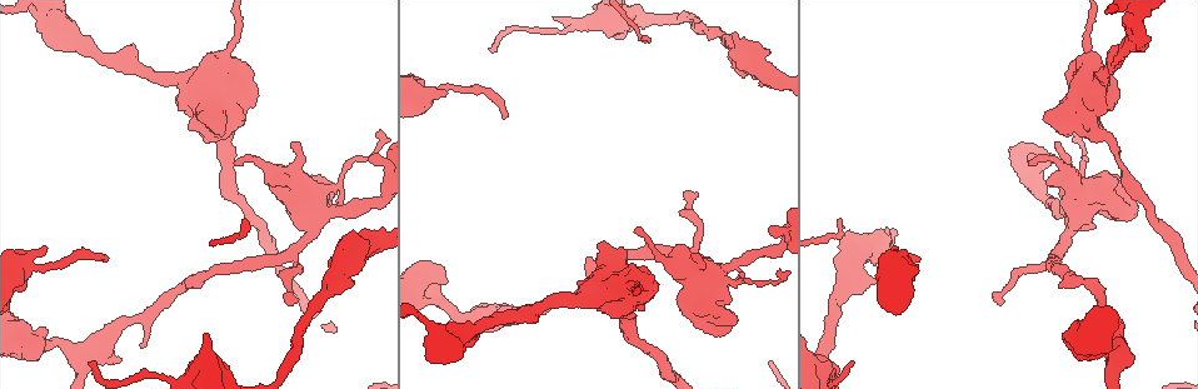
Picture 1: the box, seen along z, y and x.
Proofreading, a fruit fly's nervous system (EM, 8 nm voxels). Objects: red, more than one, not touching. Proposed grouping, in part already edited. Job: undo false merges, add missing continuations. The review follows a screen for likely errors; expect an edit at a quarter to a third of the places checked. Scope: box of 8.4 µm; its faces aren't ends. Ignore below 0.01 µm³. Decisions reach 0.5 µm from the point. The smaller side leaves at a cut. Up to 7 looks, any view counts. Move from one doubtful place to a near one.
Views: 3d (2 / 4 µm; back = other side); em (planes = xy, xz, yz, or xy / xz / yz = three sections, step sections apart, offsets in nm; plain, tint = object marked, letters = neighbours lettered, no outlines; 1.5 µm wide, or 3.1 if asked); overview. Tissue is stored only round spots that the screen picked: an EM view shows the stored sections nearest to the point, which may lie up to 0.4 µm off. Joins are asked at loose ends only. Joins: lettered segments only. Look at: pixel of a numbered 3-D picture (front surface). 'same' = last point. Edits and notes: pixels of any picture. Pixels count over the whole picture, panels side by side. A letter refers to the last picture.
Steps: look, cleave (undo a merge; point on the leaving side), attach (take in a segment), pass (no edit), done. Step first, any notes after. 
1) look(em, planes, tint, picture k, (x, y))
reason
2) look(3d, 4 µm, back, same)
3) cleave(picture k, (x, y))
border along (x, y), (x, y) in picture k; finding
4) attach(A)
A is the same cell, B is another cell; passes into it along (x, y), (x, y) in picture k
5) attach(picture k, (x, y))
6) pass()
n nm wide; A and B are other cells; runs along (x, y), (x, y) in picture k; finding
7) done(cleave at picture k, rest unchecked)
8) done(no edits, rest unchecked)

look(em, yz, step 8, letters, picture 1, (996, 298))

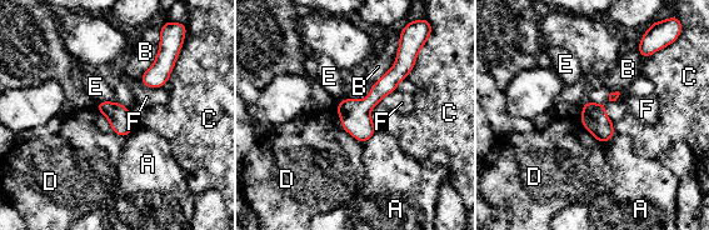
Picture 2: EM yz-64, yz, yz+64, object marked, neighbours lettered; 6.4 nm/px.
look(em, planes, letters, same)
cut it another way

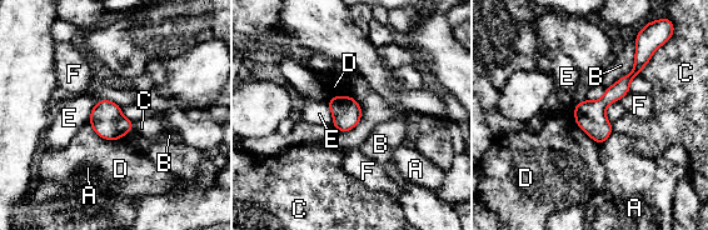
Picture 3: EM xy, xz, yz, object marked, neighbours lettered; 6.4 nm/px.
pass()
A, B, C, D, E and F are other cells; runs along (638, 68), (599, 106), (599, 140) in picture 3; none of them fits

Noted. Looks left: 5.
look(3d, 2 µm, back, picture 1, (732, 48))

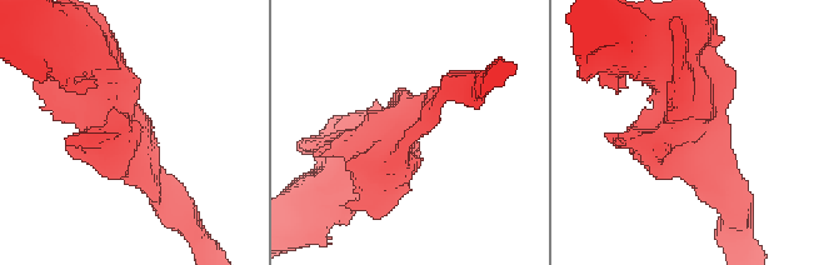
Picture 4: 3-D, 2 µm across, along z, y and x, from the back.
look(em, xz, step 8, tint, picture 4, (672, 141))
need the tissue

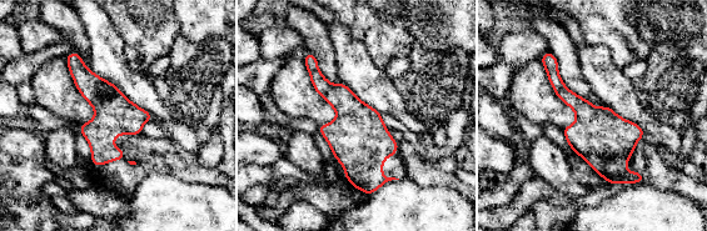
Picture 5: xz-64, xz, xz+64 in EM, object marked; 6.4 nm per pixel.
look(em, planes, letters, same)
cut it another way

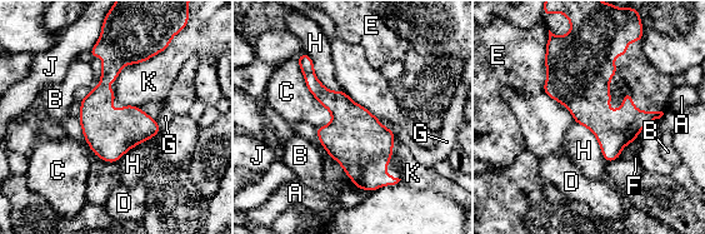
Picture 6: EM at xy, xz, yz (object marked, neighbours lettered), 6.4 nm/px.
pass()
A, B, C, D, E, F, G, H, J and K are other cells; border along (303, 51), (315, 76), (343, 91) in picture 6; all the same neuron

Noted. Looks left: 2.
done(no edits, rest unchecked)

